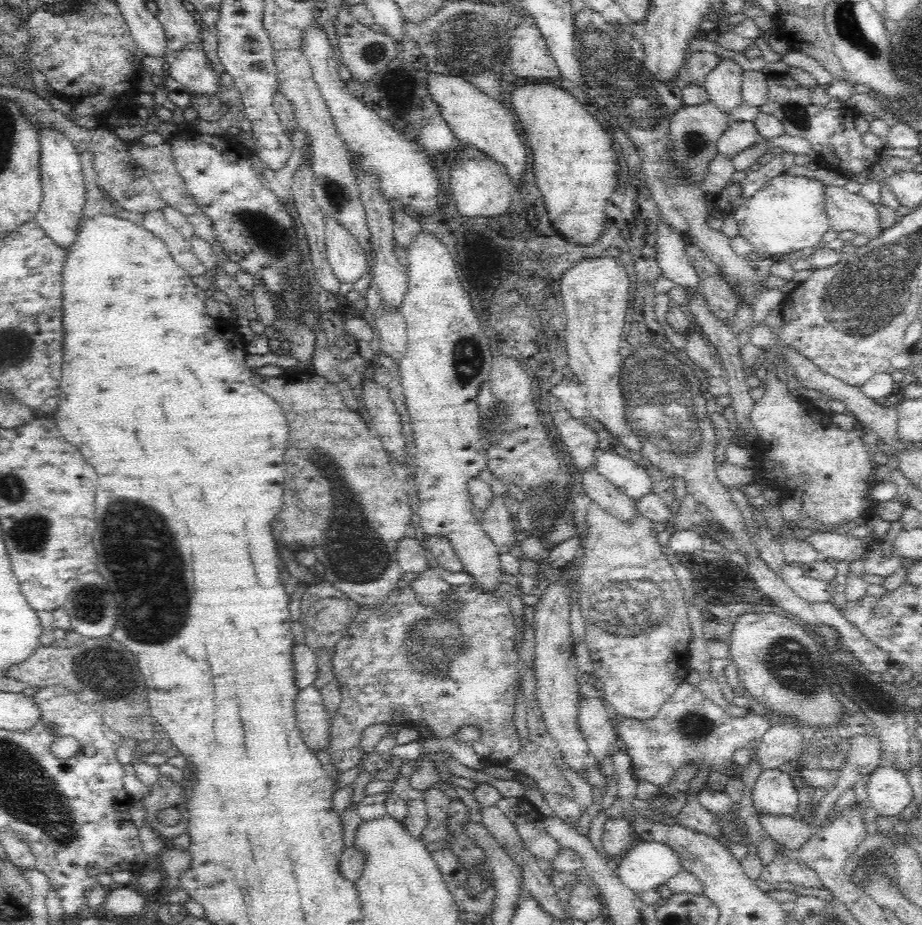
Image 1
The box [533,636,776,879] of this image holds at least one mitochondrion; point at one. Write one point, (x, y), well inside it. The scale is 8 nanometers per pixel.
(693, 729)

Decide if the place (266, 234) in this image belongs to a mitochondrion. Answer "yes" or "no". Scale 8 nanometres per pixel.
yes

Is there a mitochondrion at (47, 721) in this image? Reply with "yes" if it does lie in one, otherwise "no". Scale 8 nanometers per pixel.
no

